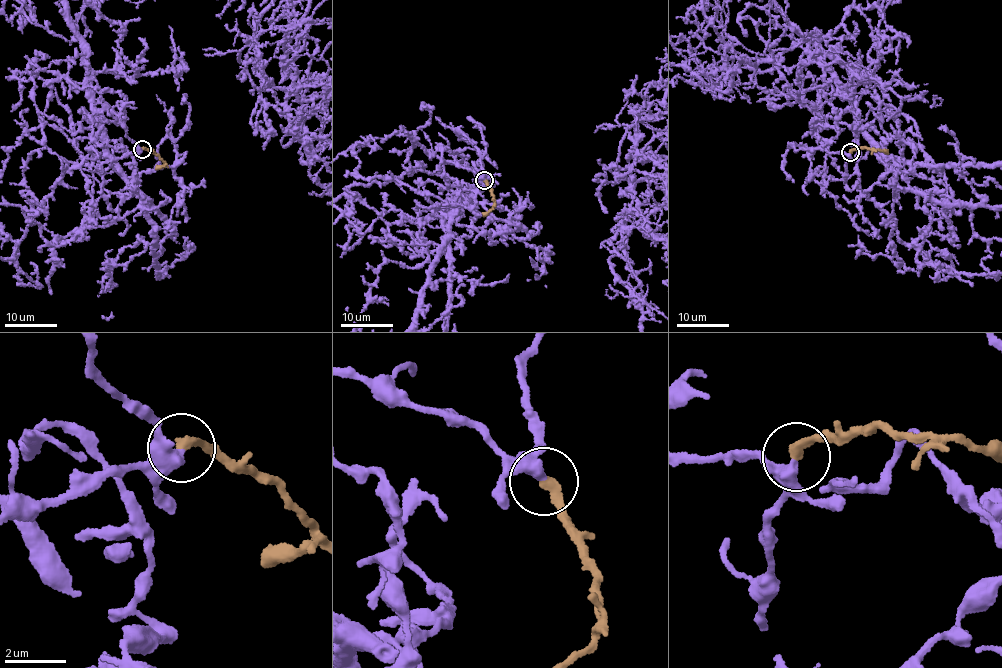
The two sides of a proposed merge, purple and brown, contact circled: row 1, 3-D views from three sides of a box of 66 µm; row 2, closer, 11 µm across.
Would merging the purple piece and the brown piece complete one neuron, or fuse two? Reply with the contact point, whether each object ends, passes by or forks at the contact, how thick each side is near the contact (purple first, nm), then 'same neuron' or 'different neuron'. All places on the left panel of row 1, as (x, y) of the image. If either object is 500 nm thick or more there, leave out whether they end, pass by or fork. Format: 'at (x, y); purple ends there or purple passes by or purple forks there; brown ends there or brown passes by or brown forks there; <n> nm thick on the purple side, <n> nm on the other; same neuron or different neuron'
at (142, 149); purple passes by; brown ends there; 360 nm thick on the purple side, 360 nm on the other; different neuron

